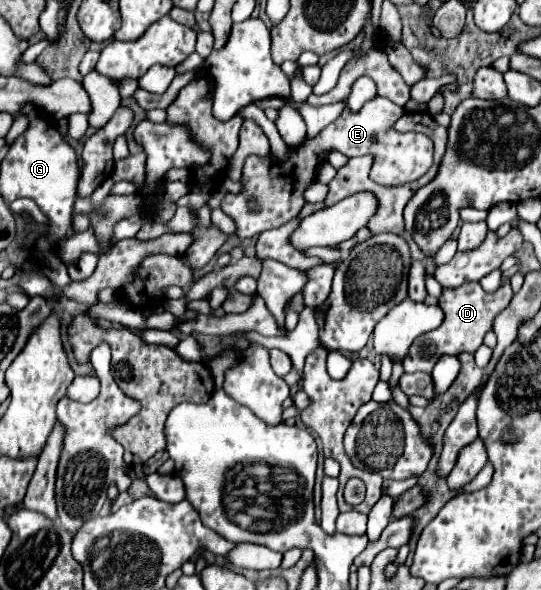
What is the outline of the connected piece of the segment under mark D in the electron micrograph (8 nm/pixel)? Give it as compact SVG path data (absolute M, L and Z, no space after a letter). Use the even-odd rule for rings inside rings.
M510 279L504 281L504 285L496 291L496 293L486 293L480 283L464 283L456 289L444 289L442 297L438 299L438 305L440 309L444 311L444 321L438 329L434 331L428 331L424 335L420 335L408 355L404 357L404 371L406 373L416 373L416 371L422 371L422 373L430 373L434 363L438 361L440 355L448 353L448 355L460 355L460 353L474 353L480 345L482 345L482 339L486 335L486 331L492 329L492 321L494 317L504 311L504 307L508 307L508 303L512 301L512 287L510 287Z

